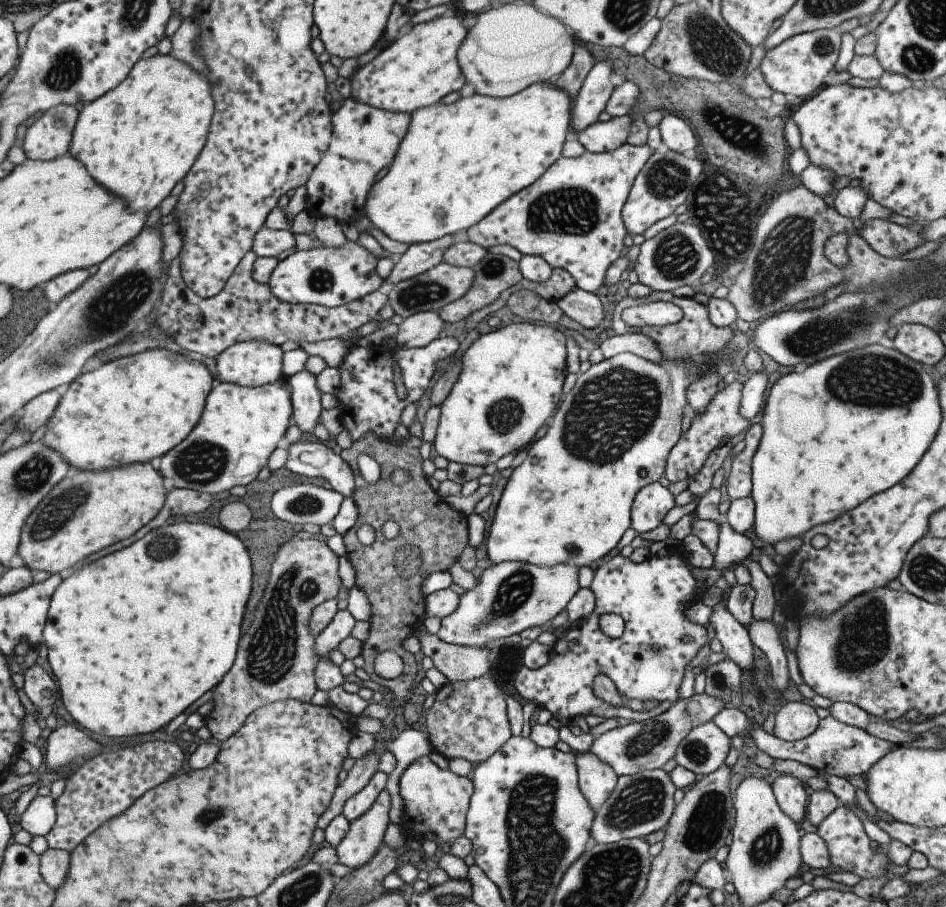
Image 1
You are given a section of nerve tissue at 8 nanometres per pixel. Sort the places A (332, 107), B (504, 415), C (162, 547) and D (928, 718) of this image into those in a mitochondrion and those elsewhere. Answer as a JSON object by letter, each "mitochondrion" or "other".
{"A":"other","B":"mitochondrion","C":"mitochondrion","D":"other"}

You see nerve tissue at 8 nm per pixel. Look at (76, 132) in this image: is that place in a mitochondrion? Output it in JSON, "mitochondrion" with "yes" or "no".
{"mitochondrion":"no"}

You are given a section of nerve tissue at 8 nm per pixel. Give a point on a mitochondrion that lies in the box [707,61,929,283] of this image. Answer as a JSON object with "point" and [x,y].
{"point":[763,154]}

